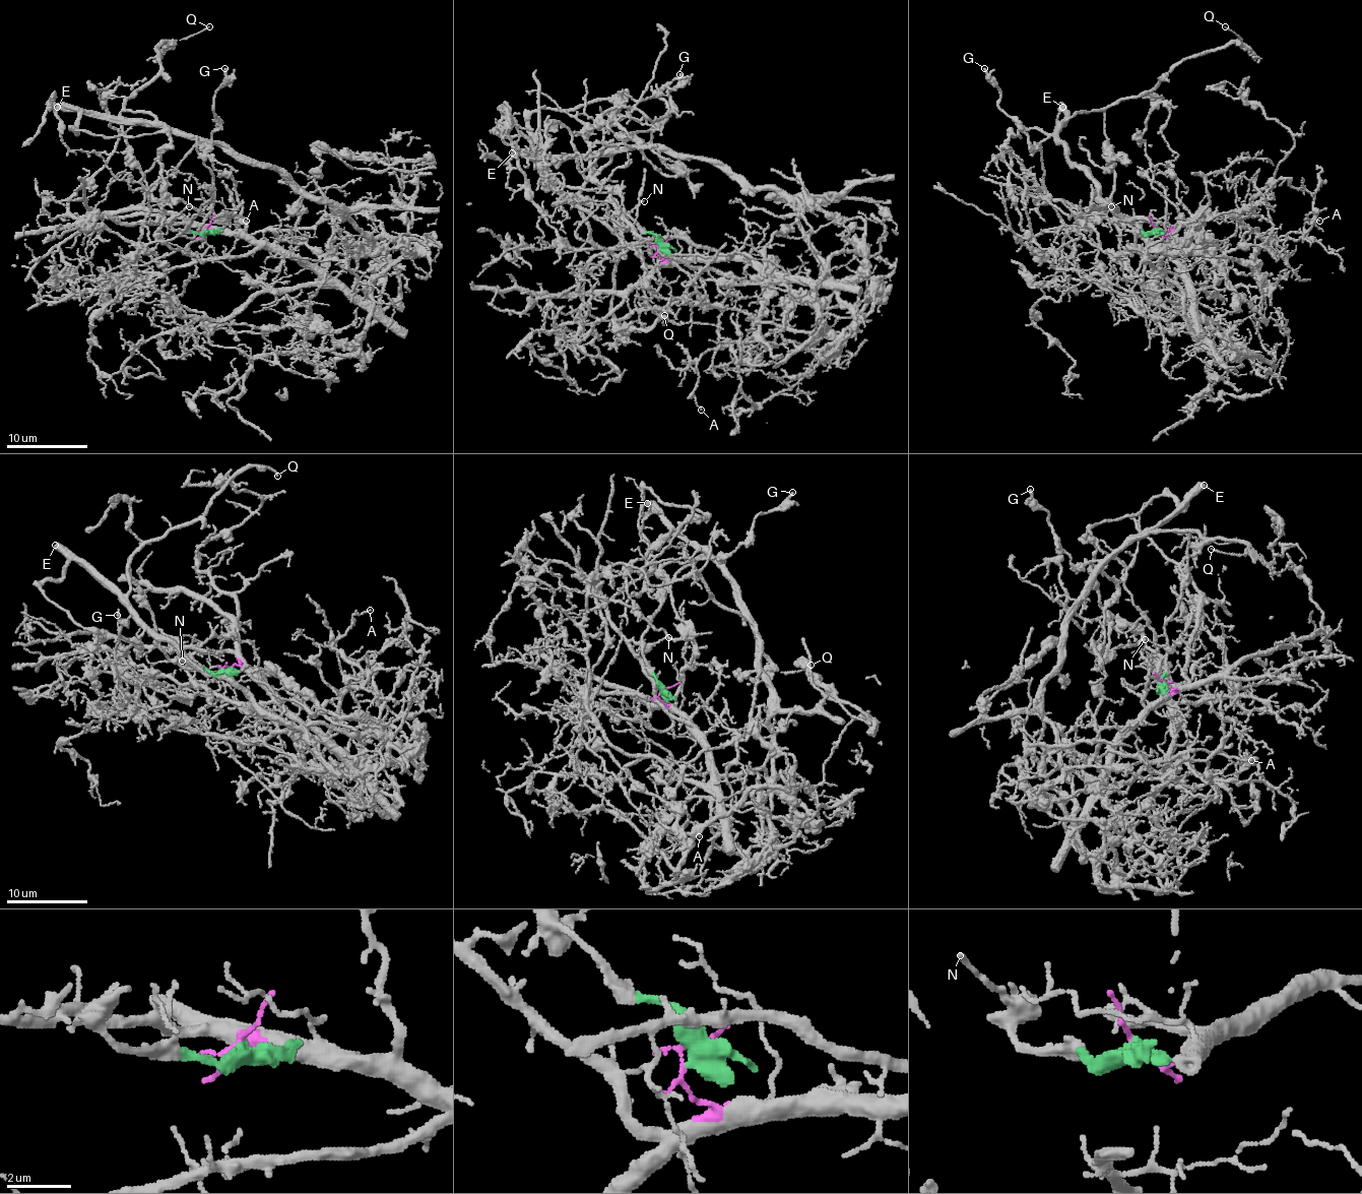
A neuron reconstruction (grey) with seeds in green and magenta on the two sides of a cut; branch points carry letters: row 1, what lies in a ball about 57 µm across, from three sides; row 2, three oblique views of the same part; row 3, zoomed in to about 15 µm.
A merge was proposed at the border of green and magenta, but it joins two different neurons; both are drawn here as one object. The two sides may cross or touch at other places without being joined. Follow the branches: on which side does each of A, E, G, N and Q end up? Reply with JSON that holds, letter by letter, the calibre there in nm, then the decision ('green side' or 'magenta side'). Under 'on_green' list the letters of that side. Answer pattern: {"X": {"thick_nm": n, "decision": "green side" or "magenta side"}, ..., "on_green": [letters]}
{"A": {"thick_nm": 120, "decision": "magenta side"}, "E": {"thick_nm": 600, "decision": "green side"}, "G": {"thick_nm": 200, "decision": "green side"}, "N": {"thick_nm": 140, "decision": "green side"}, "Q": {"thick_nm": 120, "decision": "green side"}, "on_green": ["E", "G", "N", "Q"]}

